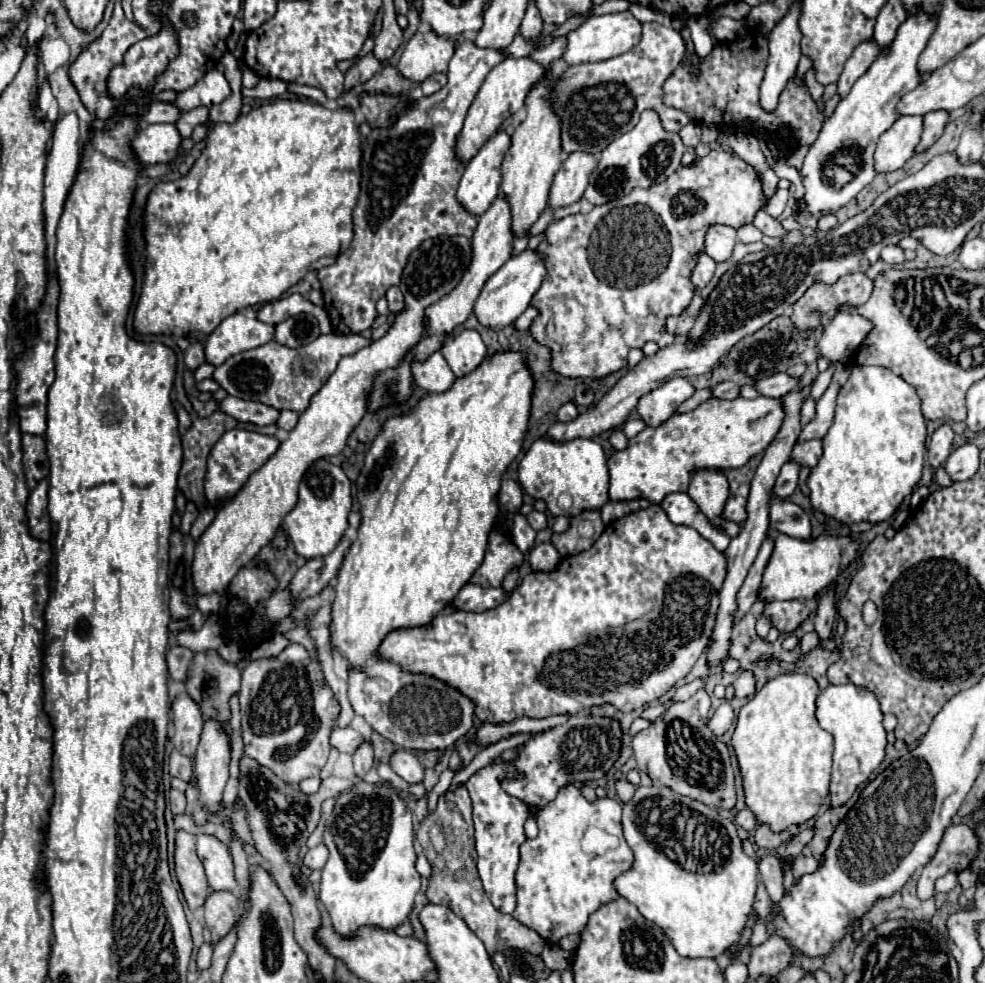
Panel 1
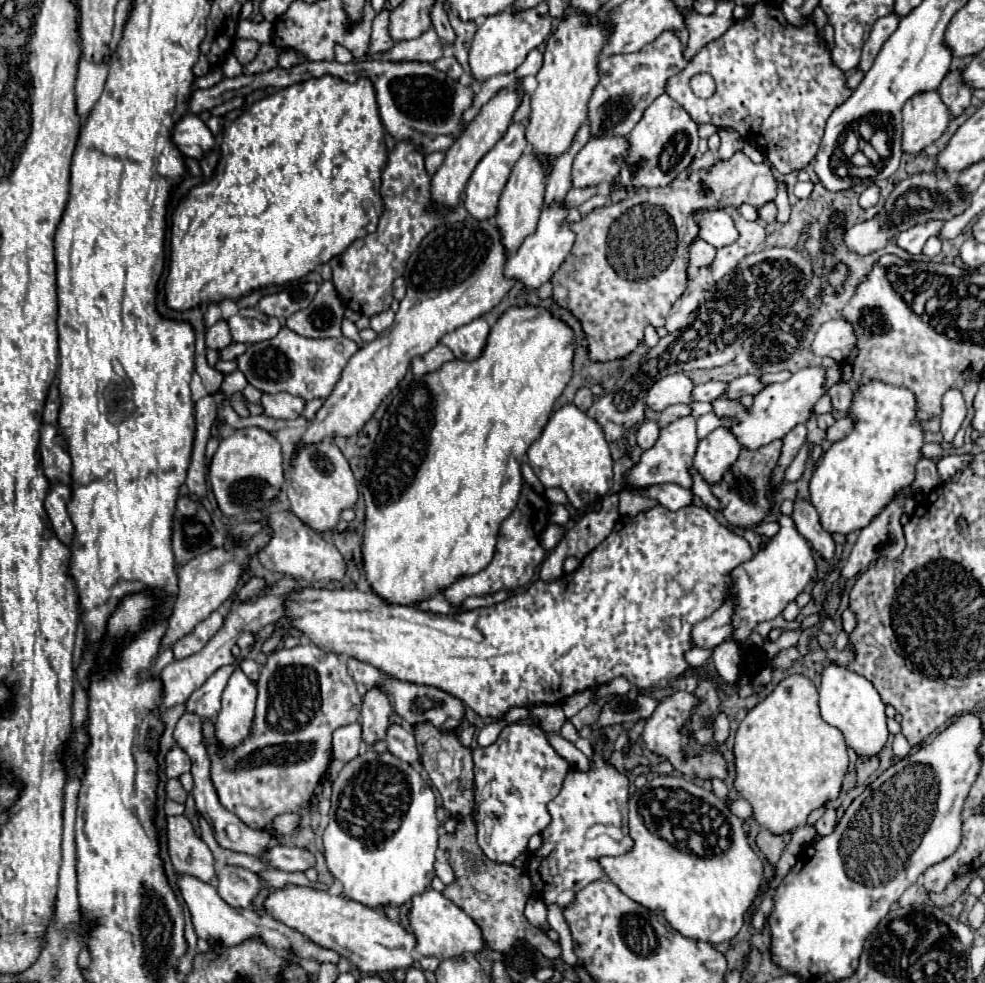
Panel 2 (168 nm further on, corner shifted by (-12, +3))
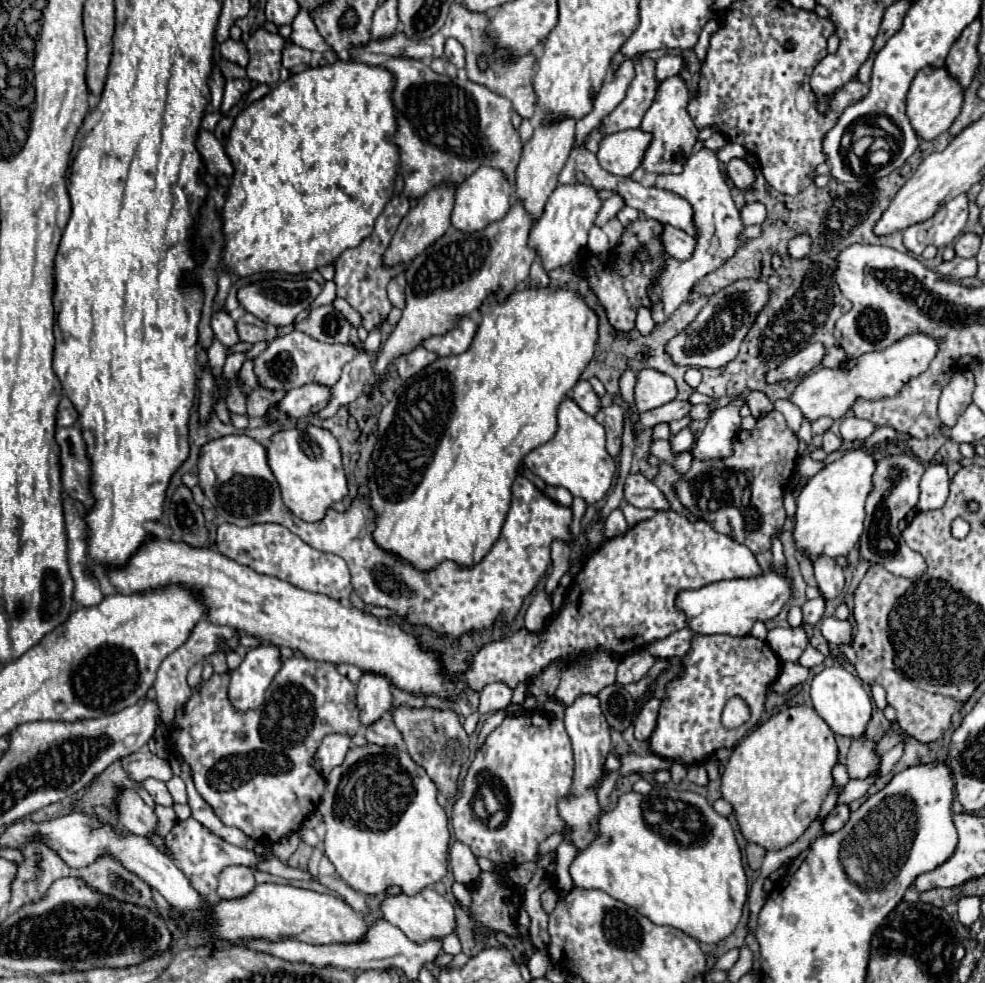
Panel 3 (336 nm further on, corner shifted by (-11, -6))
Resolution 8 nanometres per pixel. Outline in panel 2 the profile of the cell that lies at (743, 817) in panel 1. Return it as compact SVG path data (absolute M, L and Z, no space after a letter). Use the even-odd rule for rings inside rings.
M743 798L733 800L733 804L731 804L731 812L737 814L739 818L751 818L751 816L753 816L753 808L751 808L751 804L749 804L747 800L743 800Z

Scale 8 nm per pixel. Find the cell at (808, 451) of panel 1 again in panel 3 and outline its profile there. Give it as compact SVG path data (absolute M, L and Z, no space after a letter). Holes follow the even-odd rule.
M846 417L840 425L840 435L844 441L864 441L874 433L876 425L868 419L858 419L858 417Z

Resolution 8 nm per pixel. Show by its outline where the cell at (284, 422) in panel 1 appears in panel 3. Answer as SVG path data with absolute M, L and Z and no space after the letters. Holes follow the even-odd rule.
M362 351L350 363L344 365L338 383L332 387L332 399L326 405L326 409L322 409L318 413L318 417L328 419L338 411L340 405L346 405L346 403L352 403L354 399L358 399L364 393L366 385L372 381L372 375L374 375L372 359L368 353Z

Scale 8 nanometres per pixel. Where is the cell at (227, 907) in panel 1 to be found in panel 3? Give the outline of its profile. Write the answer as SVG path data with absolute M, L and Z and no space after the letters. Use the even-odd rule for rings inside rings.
M230 865L220 873L218 897L220 899L236 899L244 897L254 889L254 871L244 865Z

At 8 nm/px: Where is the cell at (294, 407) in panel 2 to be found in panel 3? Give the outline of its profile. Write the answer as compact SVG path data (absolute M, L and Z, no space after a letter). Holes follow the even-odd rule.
M308 383L298 389L290 389L288 395L278 403L278 409L288 413L294 419L300 419L300 417L308 417L324 409L330 397L332 397L332 391L328 385Z

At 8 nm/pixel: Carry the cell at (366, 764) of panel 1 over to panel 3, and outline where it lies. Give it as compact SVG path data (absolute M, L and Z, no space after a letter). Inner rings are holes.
M364 671L360 681L358 681L358 709L360 709L360 721L364 725L374 723L376 719L380 719L386 709L392 707L392 693L390 693L390 679L380 675L380 673L372 673L372 671Z

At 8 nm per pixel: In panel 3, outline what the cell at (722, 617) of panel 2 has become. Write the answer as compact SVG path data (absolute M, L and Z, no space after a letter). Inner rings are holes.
M684 627L684 629L674 631L672 635L668 635L662 641L652 641L652 643L644 645L644 651L654 657L682 657L684 653L688 653L690 637L692 637L692 631L688 631L688 627Z

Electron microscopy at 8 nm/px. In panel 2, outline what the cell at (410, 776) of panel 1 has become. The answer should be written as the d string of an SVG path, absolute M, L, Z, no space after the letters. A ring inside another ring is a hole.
M389 726L385 742L387 742L389 752L395 754L397 758L401 758L403 762L407 762L411 766L417 766L421 762L417 740L415 740L415 736L413 736L413 732L409 728Z

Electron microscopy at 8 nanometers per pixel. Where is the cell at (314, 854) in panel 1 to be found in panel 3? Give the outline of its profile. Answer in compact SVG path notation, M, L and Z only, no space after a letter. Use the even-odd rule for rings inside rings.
M188 817L186 821L176 821L176 825L172 827L172 831L164 837L164 851L168 853L168 857L174 861L174 865L188 877L190 885L200 893L206 895L210 899L216 897L216 887L218 887L218 875L224 867L228 865L246 865L246 867L254 867L258 863L258 859L262 859L260 855L256 855L250 849L242 849L236 845L230 845L228 841L224 841L222 837L214 835L210 829L206 829L202 823L198 823L196 819Z

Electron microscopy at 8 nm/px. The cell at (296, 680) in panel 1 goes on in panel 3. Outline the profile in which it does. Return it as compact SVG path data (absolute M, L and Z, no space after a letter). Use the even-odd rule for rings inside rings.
M290 657L274 677L266 701L258 709L238 711L226 697L226 673L212 673L186 703L176 709L174 727L170 731L170 749L180 755L192 769L196 791L214 809L220 821L228 827L238 827L256 843L272 845L284 835L302 827L302 821L316 809L324 779L312 767L316 747L328 733L356 735L362 723L356 707L356 687L336 671L332 663L312 661L306 657Z

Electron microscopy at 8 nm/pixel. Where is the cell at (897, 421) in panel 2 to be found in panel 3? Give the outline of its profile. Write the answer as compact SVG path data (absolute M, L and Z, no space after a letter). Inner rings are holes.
M864 449L846 453L842 459L826 465L816 473L796 499L796 523L792 531L792 541L810 563L818 557L838 559L848 555L858 543L862 523L864 523L864 499L872 491L872 473L876 461Z

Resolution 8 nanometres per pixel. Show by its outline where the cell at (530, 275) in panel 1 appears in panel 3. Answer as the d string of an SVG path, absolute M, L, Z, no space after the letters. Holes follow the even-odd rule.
M574 183L574 185L558 185L554 193L548 197L546 207L540 219L534 223L530 231L530 245L538 251L540 263L546 271L556 269L560 265L568 265L578 259L578 255L586 253L588 231L594 225L594 219L602 207L602 199L598 191L590 185Z

